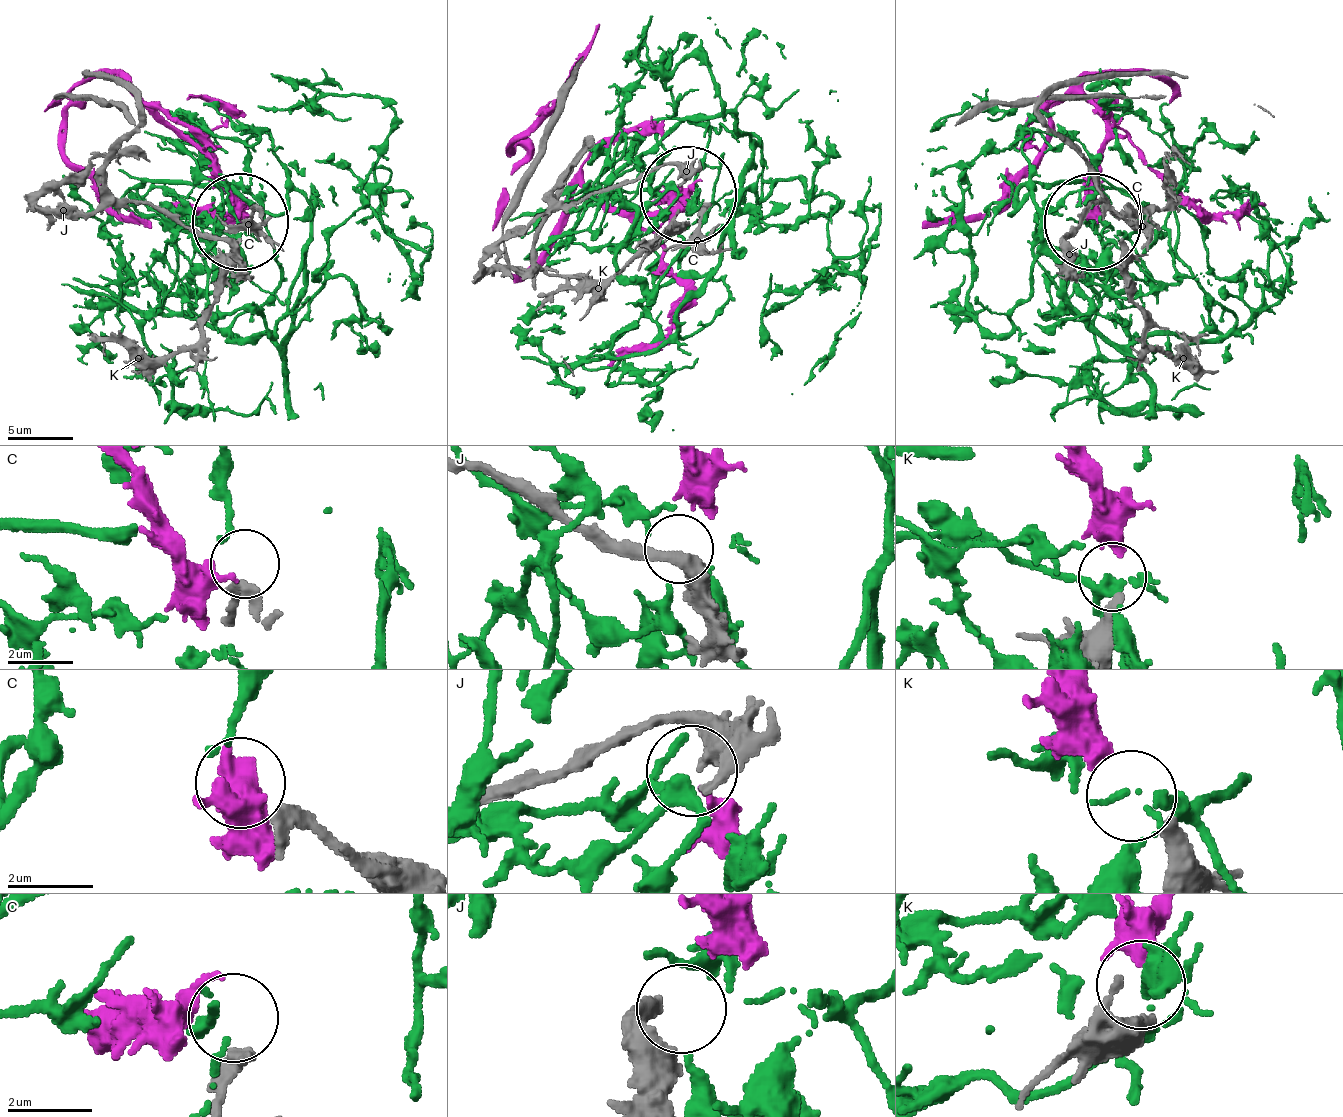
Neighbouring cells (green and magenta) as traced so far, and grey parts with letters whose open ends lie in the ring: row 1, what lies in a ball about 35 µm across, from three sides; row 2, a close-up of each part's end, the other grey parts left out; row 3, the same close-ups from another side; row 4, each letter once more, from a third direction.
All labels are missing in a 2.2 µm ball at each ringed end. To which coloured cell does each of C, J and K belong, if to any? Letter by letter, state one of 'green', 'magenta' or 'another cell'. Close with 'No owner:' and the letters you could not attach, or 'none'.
C: another cell
J: another cell
K: magenta
No owner: C, J

